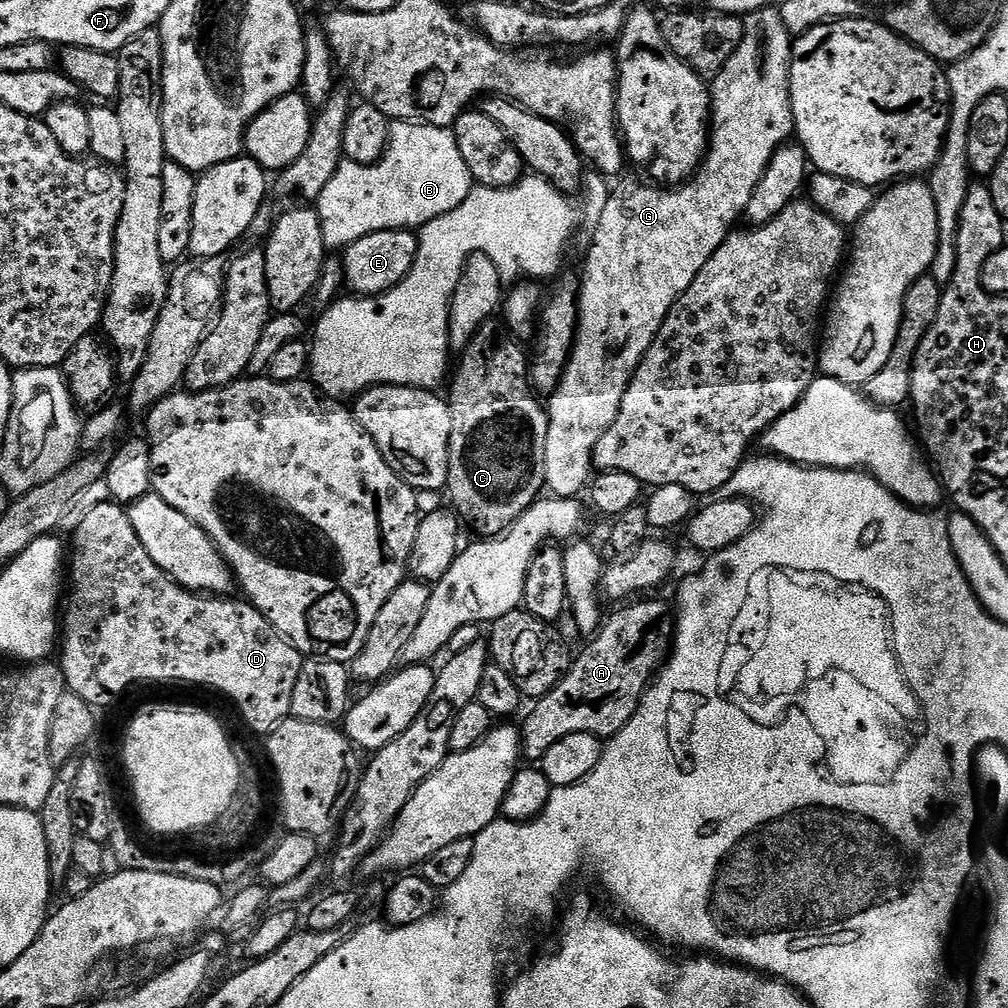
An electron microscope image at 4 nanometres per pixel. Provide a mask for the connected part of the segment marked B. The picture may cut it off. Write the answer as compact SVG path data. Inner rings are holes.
M395 121L388 129L388 148L376 164L344 160L322 190L314 207L320 215L325 249L349 248L358 238L382 230L418 230L426 222L462 206L474 181L452 128Z

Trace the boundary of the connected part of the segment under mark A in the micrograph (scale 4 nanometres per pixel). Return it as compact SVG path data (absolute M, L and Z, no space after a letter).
M648 600L645 604L632 602L621 612L616 612L612 617L603 621L599 632L588 644L584 653L575 657L573 666L564 677L550 690L550 694L539 697L532 708L532 713L525 718L520 728L520 742L522 745L522 756L525 761L543 760L546 750L554 746L554 742L562 742L566 734L594 734L601 738L610 738L618 734L638 710L644 693L648 691L653 683L654 677L664 667L672 650L676 634L676 617L673 609L668 608L660 600Z

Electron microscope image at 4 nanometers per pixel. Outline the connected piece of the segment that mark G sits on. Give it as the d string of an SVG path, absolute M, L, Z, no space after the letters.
M763 8L757 12L752 12L743 17L743 22L744 33L738 50L734 50L734 54L730 54L726 66L722 66L722 70L710 81L710 139L704 163L700 165L695 177L673 187L671 190L661 190L656 186L648 186L652 188L635 188L632 184L620 184L617 188L613 187L611 189L606 206L595 217L596 229L592 232L592 245L589 246L588 257L584 260L584 281L581 279L578 284L580 319L578 321L576 343L572 345L572 357L569 358L568 365L564 367L564 377L560 379L556 391L551 393L549 400L552 401L547 401L546 404L548 409L546 488L553 497L571 500L579 497L581 495L579 492L583 488L585 491L589 487L594 476L592 455L598 446L598 442L606 434L606 430L610 430L610 426L614 426L614 422L618 418L618 410L622 406L622 398L628 389L628 383L632 380L632 375L636 372L640 361L644 359L644 355L648 352L648 347L652 345L658 330L668 317L668 311L676 305L676 299L692 285L694 278L698 278L702 266L706 266L706 262L710 262L710 258L716 253L718 246L722 246L725 238L737 227L736 219L739 216L741 219L747 213L750 198L754 194L758 182L762 182L762 174L766 174L766 170L770 166L776 151L793 139L792 99L790 98L788 75L792 65L792 41L794 37L786 30L779 8Z

